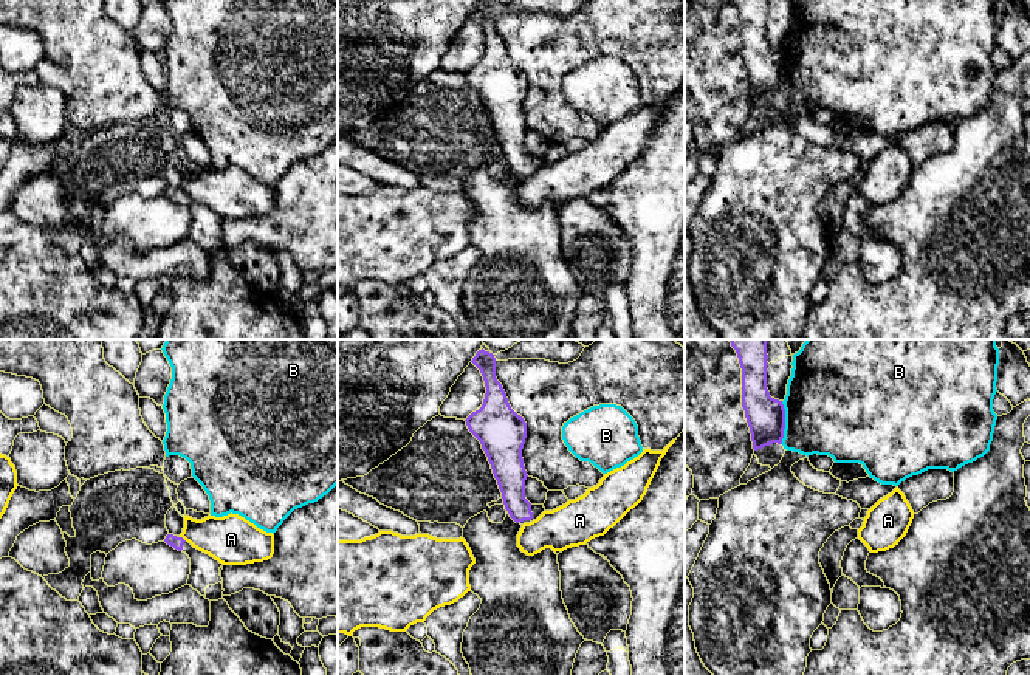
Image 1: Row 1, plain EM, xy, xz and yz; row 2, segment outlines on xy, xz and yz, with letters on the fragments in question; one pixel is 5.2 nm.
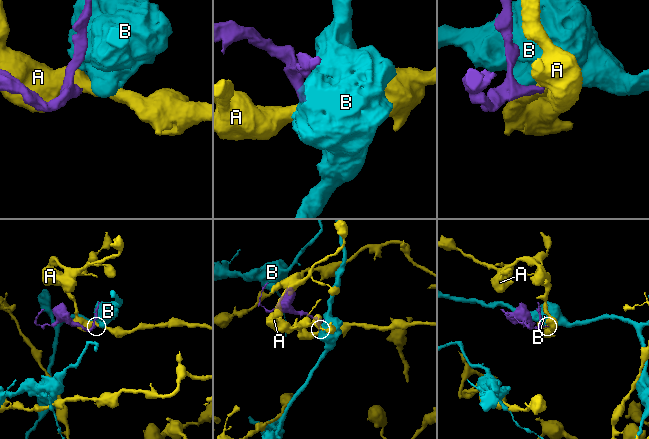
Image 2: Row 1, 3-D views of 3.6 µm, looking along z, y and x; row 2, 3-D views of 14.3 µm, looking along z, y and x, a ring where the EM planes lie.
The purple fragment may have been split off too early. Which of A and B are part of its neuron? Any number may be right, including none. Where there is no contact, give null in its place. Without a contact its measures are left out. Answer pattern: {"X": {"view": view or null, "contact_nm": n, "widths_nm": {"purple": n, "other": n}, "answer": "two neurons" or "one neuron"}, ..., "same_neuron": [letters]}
{"A": {"view": "xy", "contact_nm": 50, "widths_nm": {"purple": 60, "other": 260}, "answer": "two neurons"}, "B": {"view": "yz", "contact_nm": 220, "widths_nm": {"purple": 200, "other": 460}, "answer": "two neurons"}, "same_neuron": []}

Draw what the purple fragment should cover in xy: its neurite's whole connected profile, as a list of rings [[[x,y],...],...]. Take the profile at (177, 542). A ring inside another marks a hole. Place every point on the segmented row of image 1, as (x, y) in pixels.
[[[167,534],[164,542],[189,556],[191,574],[187,579],[187,585],[191,585],[209,601],[218,601],[223,598],[223,564],[220,564],[209,554],[194,548],[180,536]]]

